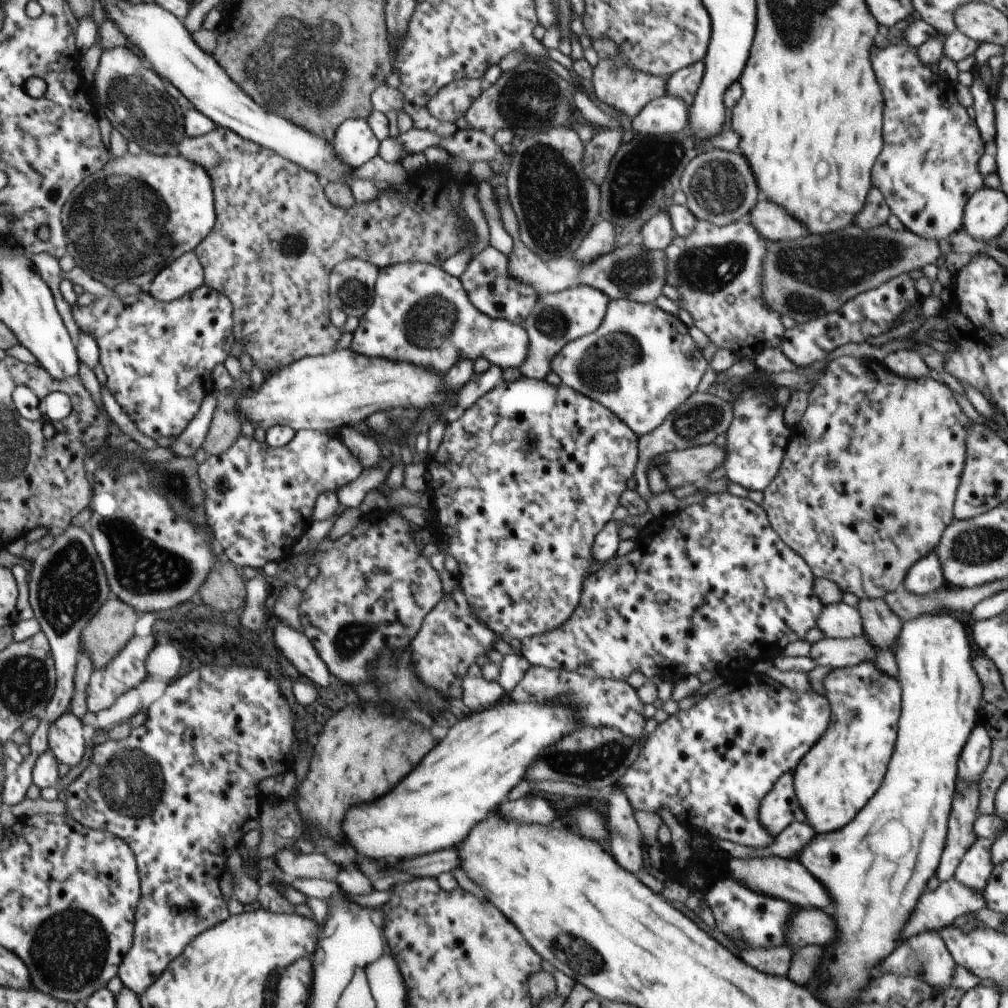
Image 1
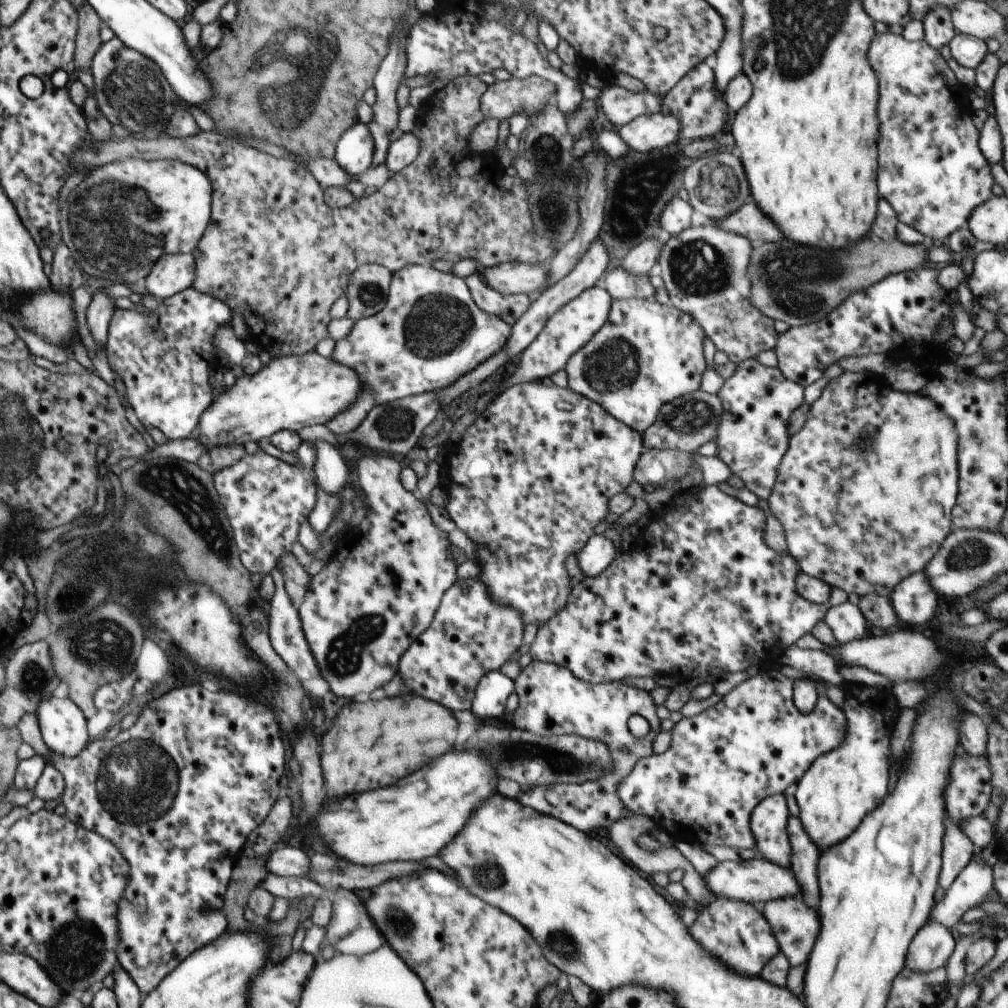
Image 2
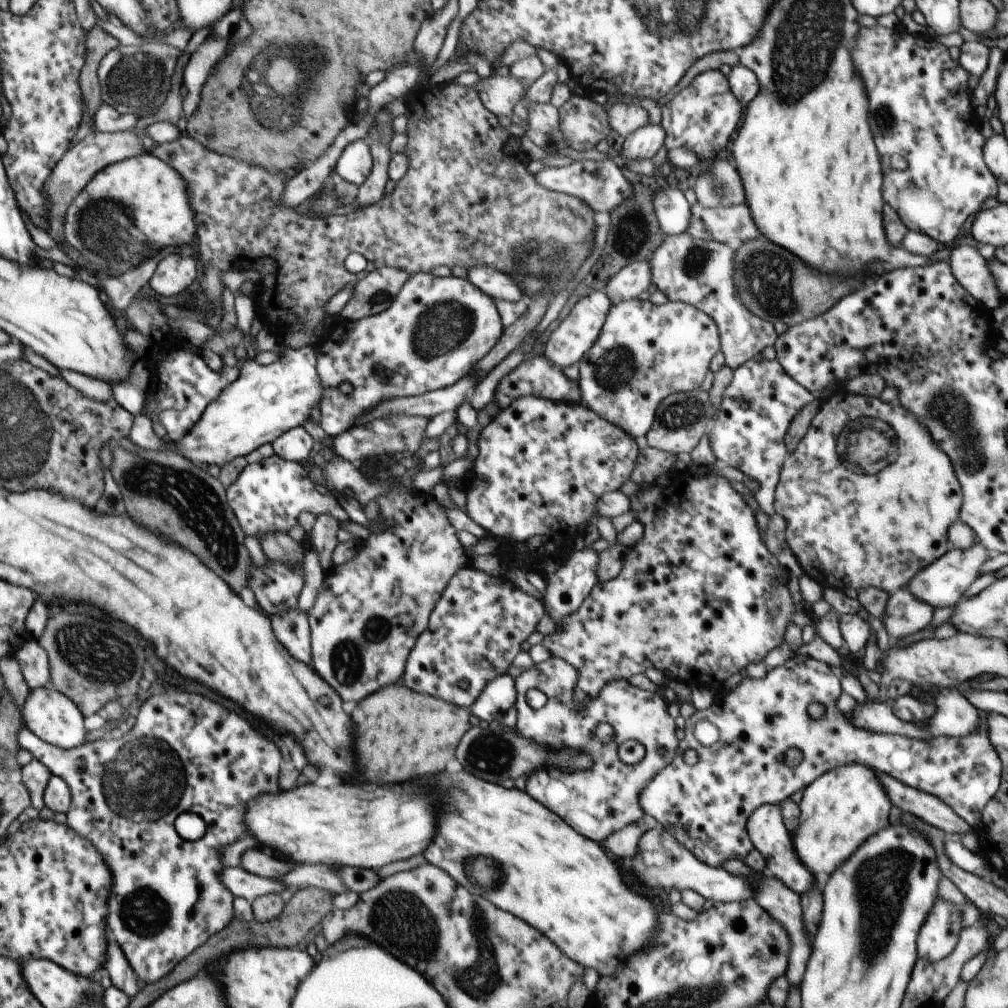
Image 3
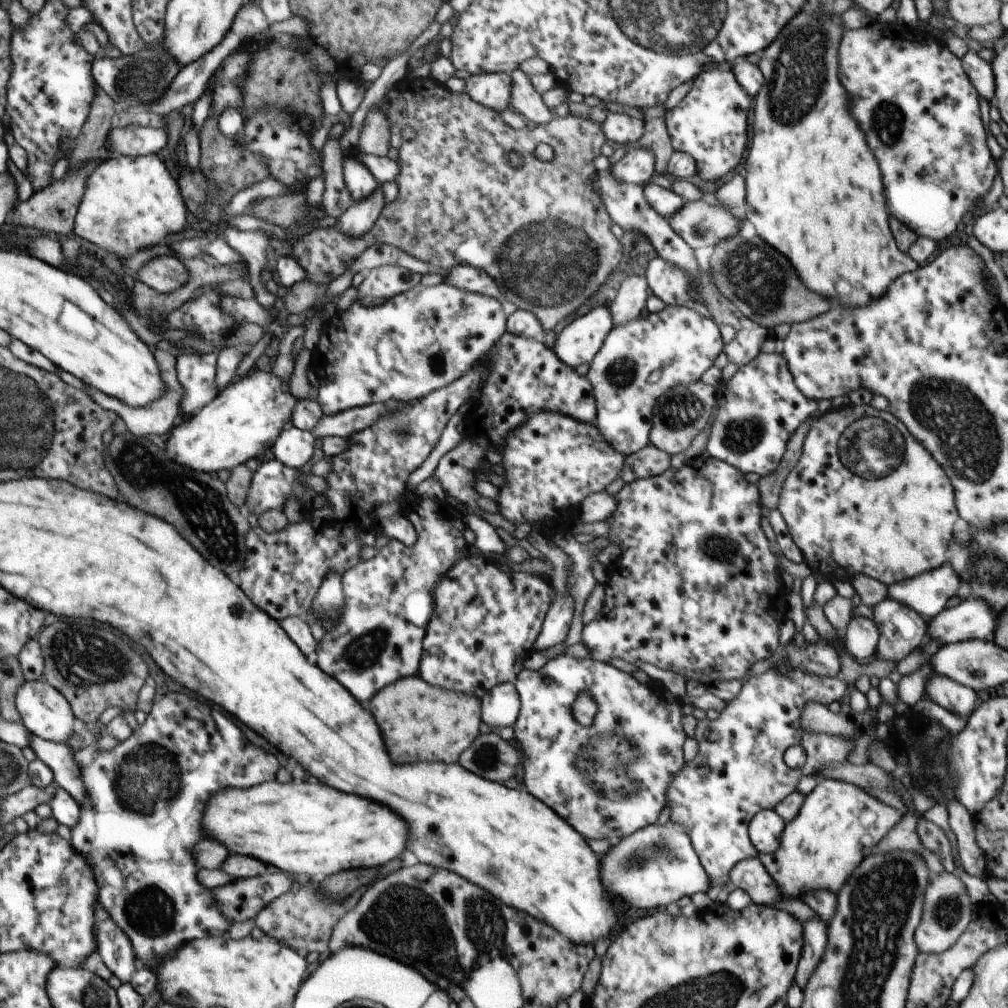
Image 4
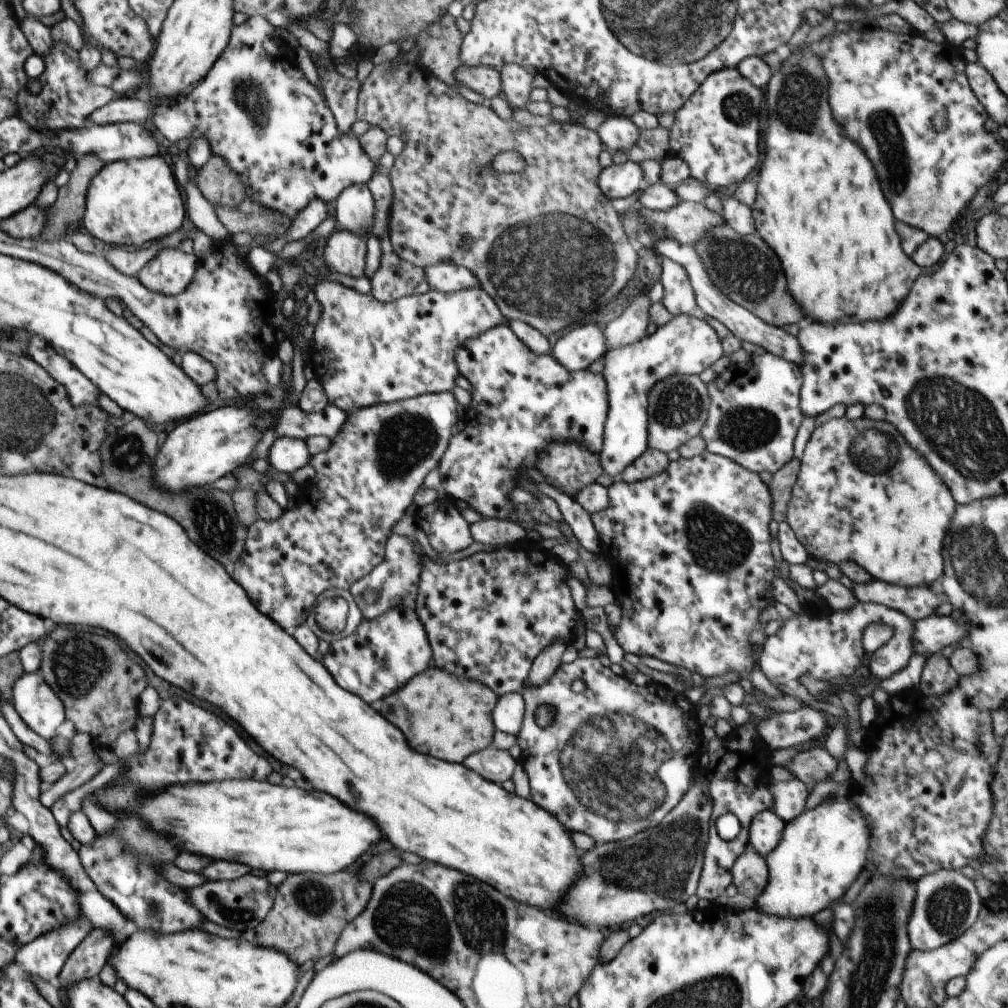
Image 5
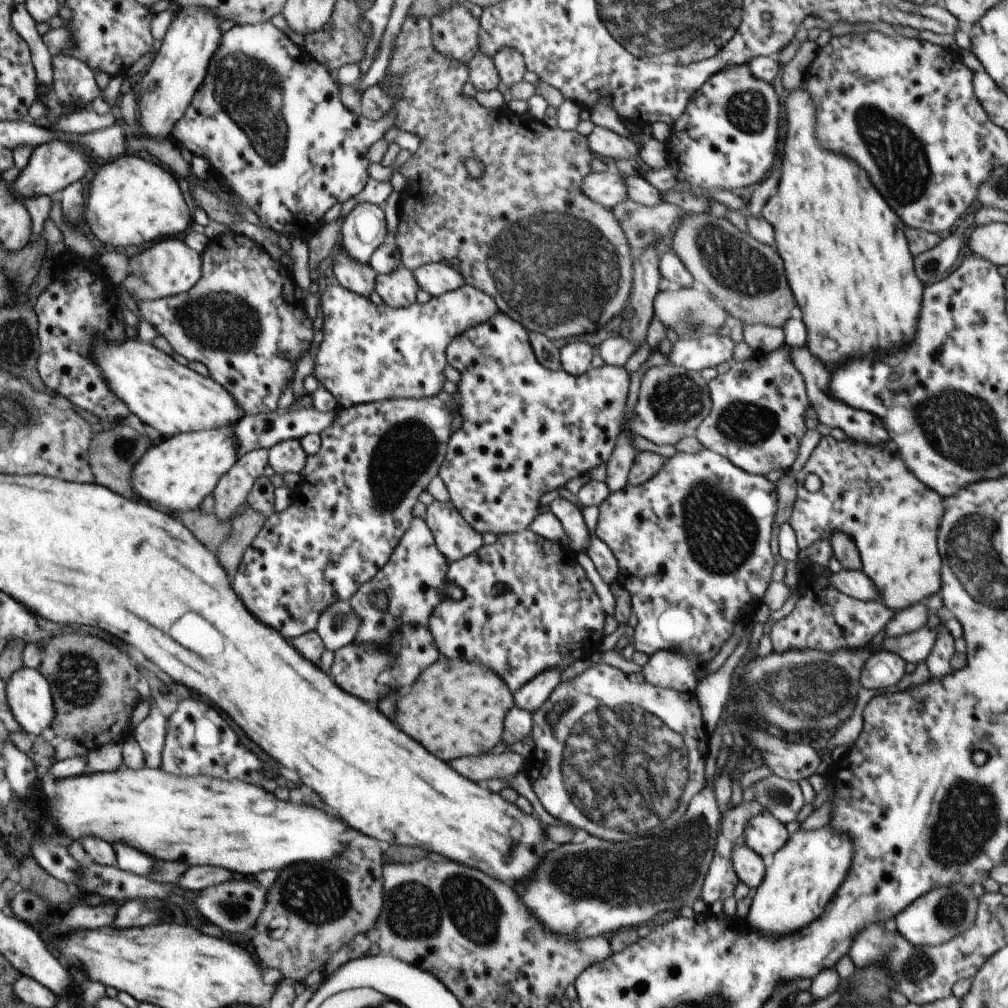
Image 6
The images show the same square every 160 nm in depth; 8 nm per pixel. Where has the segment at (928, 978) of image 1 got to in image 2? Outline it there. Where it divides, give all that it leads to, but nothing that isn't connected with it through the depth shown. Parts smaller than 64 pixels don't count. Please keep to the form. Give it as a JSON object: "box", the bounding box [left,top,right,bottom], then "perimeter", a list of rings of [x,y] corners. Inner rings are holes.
{"box":[906,920,955,973],"perimeter":[[[928,920],[910,943],[906,967],[919,973],[929,973],[945,967],[954,952],[955,939],[952,929]]]}

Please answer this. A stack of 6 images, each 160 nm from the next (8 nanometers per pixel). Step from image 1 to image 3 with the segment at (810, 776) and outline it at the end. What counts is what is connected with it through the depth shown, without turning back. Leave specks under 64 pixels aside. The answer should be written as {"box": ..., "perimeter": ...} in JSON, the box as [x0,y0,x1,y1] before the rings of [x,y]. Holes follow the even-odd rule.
{"box":[791,765,892,879],"perimeter":[[[850,765],[832,769],[811,782],[803,793],[799,804],[801,810],[798,826],[791,834],[793,847],[799,861],[817,879],[829,877],[841,864],[844,864],[861,846],[876,832],[889,826],[888,814],[892,804],[874,776],[874,770],[864,768],[862,765]]]}

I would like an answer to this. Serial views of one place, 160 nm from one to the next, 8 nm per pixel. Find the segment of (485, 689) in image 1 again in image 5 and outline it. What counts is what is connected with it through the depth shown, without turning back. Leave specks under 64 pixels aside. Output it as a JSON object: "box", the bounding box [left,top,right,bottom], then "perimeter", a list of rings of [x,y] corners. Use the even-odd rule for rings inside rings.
{"box":[493,693,525,735],"perimeter":[[[510,693],[499,698],[493,710],[496,730],[517,735],[522,728],[525,715],[525,700],[518,693]]]}

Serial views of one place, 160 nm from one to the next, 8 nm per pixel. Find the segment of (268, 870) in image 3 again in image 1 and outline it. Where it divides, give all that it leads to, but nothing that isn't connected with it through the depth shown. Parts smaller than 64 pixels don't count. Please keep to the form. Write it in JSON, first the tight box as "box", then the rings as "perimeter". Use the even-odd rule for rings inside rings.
{"box":[272,849,339,881],"perimeter":[[[282,849],[272,858],[284,874],[290,874],[296,879],[322,878],[334,881],[339,873],[337,864],[319,851],[313,854],[296,854],[292,849]]]}

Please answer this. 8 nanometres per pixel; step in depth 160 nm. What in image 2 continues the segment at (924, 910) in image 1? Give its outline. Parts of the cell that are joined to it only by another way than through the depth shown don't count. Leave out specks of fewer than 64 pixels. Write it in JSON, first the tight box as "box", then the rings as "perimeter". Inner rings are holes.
{"box":[930,854,993,929],"perimeter":[[[974,854],[956,880],[947,888],[942,902],[935,903],[930,921],[952,929],[972,907],[988,900],[993,888],[993,865]]]}

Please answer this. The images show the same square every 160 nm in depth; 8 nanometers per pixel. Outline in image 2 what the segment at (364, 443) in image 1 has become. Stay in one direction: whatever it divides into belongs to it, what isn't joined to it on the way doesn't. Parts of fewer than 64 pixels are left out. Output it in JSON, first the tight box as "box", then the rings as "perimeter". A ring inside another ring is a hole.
{"box":[299,454,457,698],"perimeter":[[[377,454],[376,456],[364,457],[359,461],[358,466],[358,482],[365,494],[365,509],[368,514],[373,517],[373,526],[368,528],[368,533],[354,531],[352,533],[343,534],[342,539],[338,543],[338,552],[335,559],[328,562],[320,573],[311,577],[309,587],[307,588],[304,602],[299,606],[299,615],[301,625],[308,643],[312,656],[318,662],[320,674],[322,678],[328,682],[330,690],[340,696],[340,698],[356,698],[358,694],[370,694],[376,688],[382,688],[386,682],[390,682],[394,678],[394,674],[398,672],[398,662],[402,655],[409,649],[409,646],[414,642],[422,632],[424,632],[431,624],[436,609],[439,607],[443,594],[448,590],[454,582],[456,582],[457,568],[456,561],[450,557],[448,547],[452,546],[448,533],[440,530],[430,519],[430,514],[426,509],[426,505],[418,498],[416,493],[411,493],[404,488],[401,483],[400,461],[395,460],[391,456]]]}

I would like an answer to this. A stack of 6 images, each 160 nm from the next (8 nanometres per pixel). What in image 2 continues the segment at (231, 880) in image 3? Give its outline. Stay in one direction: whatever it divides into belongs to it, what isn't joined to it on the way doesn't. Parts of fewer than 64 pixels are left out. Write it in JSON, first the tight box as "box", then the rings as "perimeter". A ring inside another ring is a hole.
{"box":[259,872,324,901],"perimeter":[[[270,872],[259,884],[264,890],[270,892],[275,897],[282,896],[288,901],[294,898],[303,899],[306,896],[316,896],[319,898],[324,890],[316,881],[306,877],[281,877]]]}

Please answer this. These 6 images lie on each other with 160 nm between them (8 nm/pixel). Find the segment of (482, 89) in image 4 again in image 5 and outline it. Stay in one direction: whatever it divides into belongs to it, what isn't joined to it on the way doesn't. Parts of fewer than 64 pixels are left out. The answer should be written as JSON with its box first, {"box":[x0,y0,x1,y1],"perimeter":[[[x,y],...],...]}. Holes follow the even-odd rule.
{"box":[456,64,501,100],"perimeter":[[[461,64],[456,70],[456,79],[466,86],[466,89],[472,89],[488,100],[500,94],[501,78],[499,71],[494,67]]]}

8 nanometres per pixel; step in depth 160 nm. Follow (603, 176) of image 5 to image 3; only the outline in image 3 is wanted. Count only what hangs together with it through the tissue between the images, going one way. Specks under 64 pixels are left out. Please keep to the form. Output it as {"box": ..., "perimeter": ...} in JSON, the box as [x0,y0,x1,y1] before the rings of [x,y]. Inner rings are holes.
{"box":[621,124,665,161],"perimeter":[[[648,124],[622,140],[621,156],[628,161],[654,160],[655,154],[664,146],[665,141],[665,130]]]}

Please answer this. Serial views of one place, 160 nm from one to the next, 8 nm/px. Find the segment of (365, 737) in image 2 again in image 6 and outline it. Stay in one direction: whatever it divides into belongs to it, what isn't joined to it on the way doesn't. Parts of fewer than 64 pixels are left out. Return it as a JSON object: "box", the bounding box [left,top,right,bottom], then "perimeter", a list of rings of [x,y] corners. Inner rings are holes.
{"box":[396,655,513,762],"perimeter":[[[440,655],[438,662],[426,668],[418,680],[414,682],[412,690],[400,698],[398,702],[398,718],[396,722],[400,728],[420,742],[428,752],[438,756],[442,762],[450,762],[458,756],[474,756],[490,752],[501,741],[504,721],[507,712],[513,706],[513,692],[509,686],[489,666],[473,663],[462,659],[448,660]]]}

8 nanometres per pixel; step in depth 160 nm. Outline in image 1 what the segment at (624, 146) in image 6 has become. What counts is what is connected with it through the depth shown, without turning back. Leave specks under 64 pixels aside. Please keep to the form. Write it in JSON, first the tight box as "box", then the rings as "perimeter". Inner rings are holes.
{"box":[593,55,666,118],"perimeter":[[[621,55],[610,59],[600,59],[593,68],[593,87],[598,100],[626,114],[628,118],[634,118],[649,102],[666,96],[666,79],[632,70],[621,59]]]}

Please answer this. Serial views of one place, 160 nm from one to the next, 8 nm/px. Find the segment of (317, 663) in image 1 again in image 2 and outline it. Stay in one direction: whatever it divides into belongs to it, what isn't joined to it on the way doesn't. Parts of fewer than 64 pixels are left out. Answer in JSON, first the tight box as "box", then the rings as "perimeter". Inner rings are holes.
{"box":[268,567,320,682],"perimeter":[[[274,567],[270,575],[275,582],[275,593],[270,600],[270,610],[268,610],[268,626],[269,626],[269,636],[272,640],[272,646],[274,650],[278,652],[278,656],[294,670],[296,678],[300,682],[308,682],[308,680],[314,680],[314,678],[320,678],[320,670],[314,662],[314,657],[312,656],[312,651],[308,646],[302,625],[301,618],[299,615],[299,610],[294,606],[290,595],[286,592],[285,582],[282,573],[277,567]]]}

